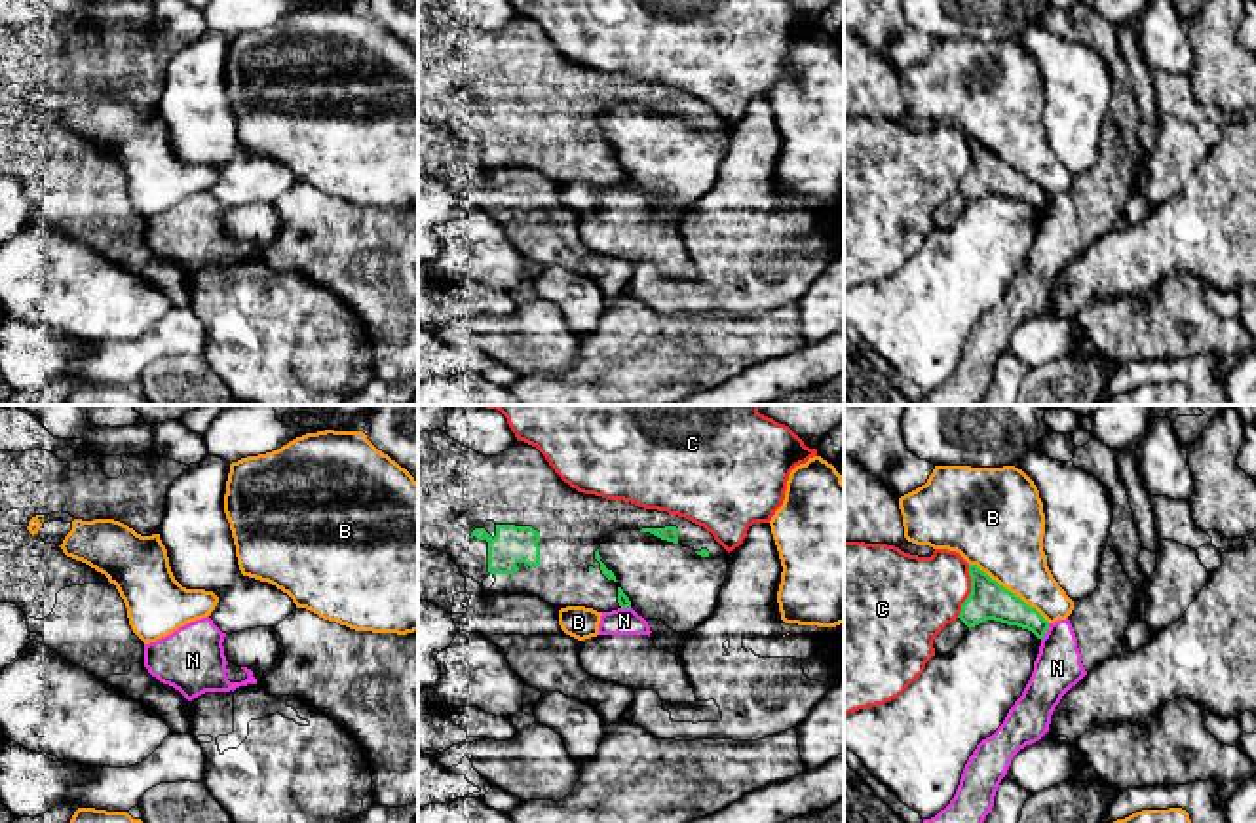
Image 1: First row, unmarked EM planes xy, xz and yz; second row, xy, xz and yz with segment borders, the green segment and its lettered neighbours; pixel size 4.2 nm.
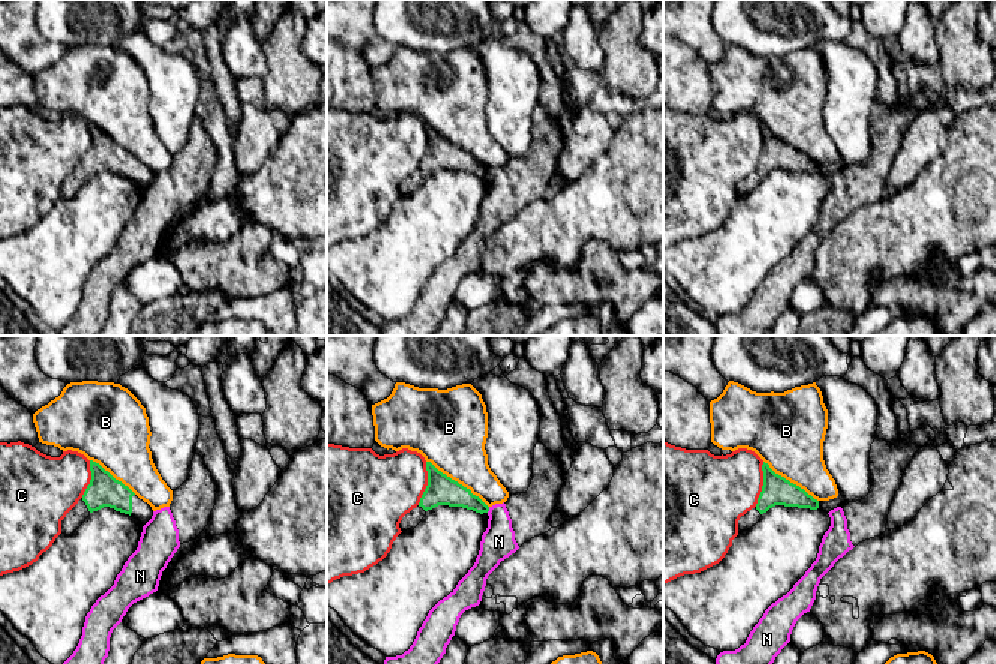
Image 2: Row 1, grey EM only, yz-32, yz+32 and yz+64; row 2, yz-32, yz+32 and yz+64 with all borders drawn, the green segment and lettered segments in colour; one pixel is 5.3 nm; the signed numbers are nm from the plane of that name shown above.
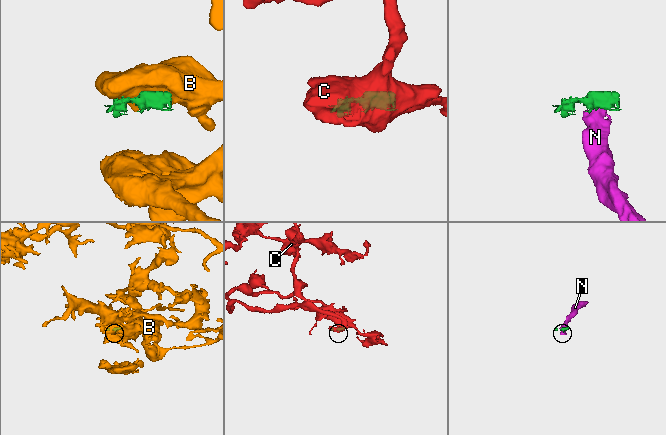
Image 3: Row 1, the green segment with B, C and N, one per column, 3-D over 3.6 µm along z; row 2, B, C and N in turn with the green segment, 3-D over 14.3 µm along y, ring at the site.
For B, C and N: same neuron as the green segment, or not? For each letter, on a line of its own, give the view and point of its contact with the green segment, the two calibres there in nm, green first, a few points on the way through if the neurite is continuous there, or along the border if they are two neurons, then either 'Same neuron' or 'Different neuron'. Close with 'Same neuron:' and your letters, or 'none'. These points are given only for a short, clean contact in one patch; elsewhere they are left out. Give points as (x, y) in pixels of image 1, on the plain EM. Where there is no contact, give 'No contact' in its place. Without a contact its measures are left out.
B: Touches green at yz (1008, 164). Thickness 160 nm (green) against 360 nm. Different neuron
C: Touches green at yz (971, 166). Thickness 160 nm (green) against 360 nm. Different neuron
N: Touches green at yz (1046, 206). Thickness 150 nm (green) against 200 nm. Boundary: yz (1049, 198), (1042, 213). Different neuron
Same neuron: none

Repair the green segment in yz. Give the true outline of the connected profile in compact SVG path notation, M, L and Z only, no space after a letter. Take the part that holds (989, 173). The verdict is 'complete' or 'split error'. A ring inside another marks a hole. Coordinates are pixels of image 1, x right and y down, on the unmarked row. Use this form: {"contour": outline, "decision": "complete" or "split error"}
{"contour": "M969 139L971 167L961 179L960 190L948 198L933 215L937 230L950 228L969 207L971 201L994 194L1007 200L1017 200L1043 213L1049 196L1020 171L999 160L977 139Z", "decision": "split error"}

